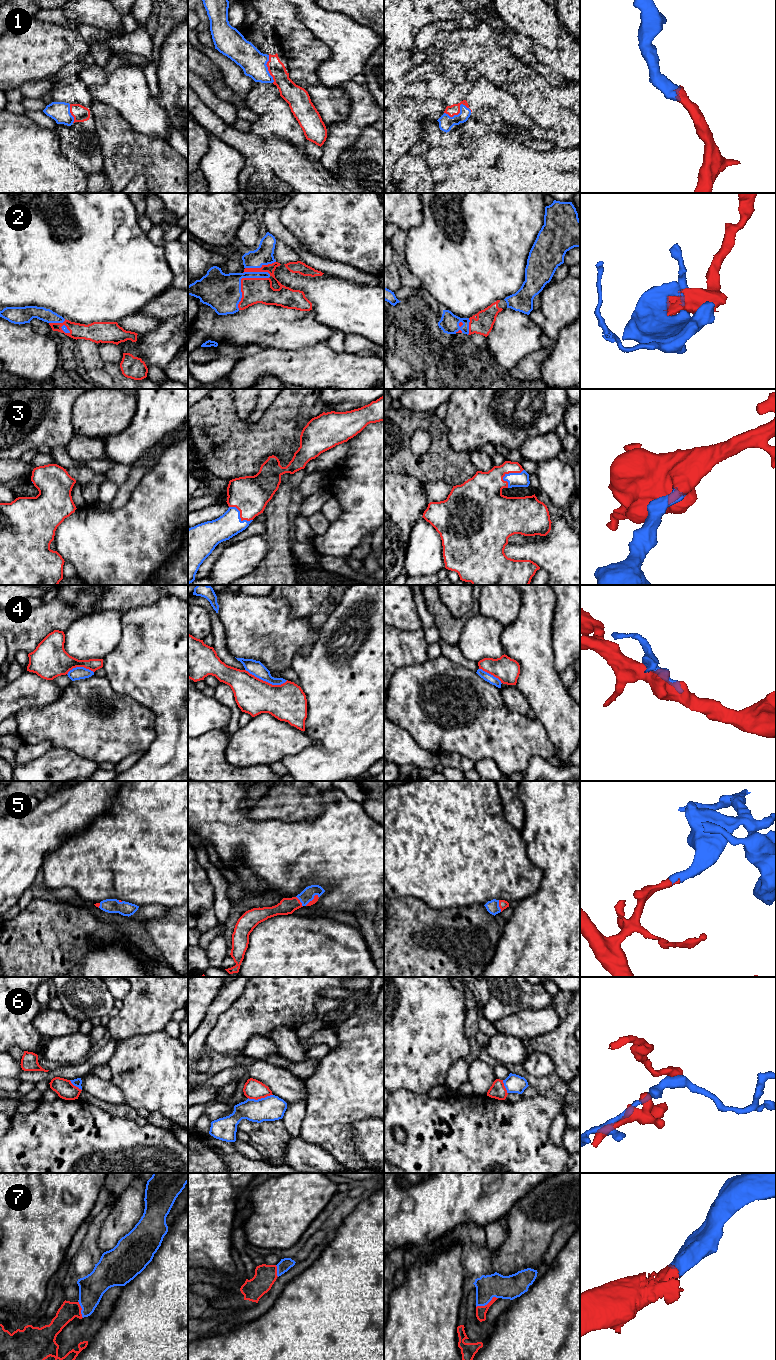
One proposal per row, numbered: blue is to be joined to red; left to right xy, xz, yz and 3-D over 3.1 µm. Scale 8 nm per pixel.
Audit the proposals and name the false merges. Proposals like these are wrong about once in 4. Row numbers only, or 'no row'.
6

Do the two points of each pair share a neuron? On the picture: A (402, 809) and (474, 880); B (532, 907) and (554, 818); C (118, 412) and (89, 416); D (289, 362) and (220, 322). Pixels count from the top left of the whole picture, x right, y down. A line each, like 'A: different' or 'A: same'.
A: same
B: same
C: same
D: different

